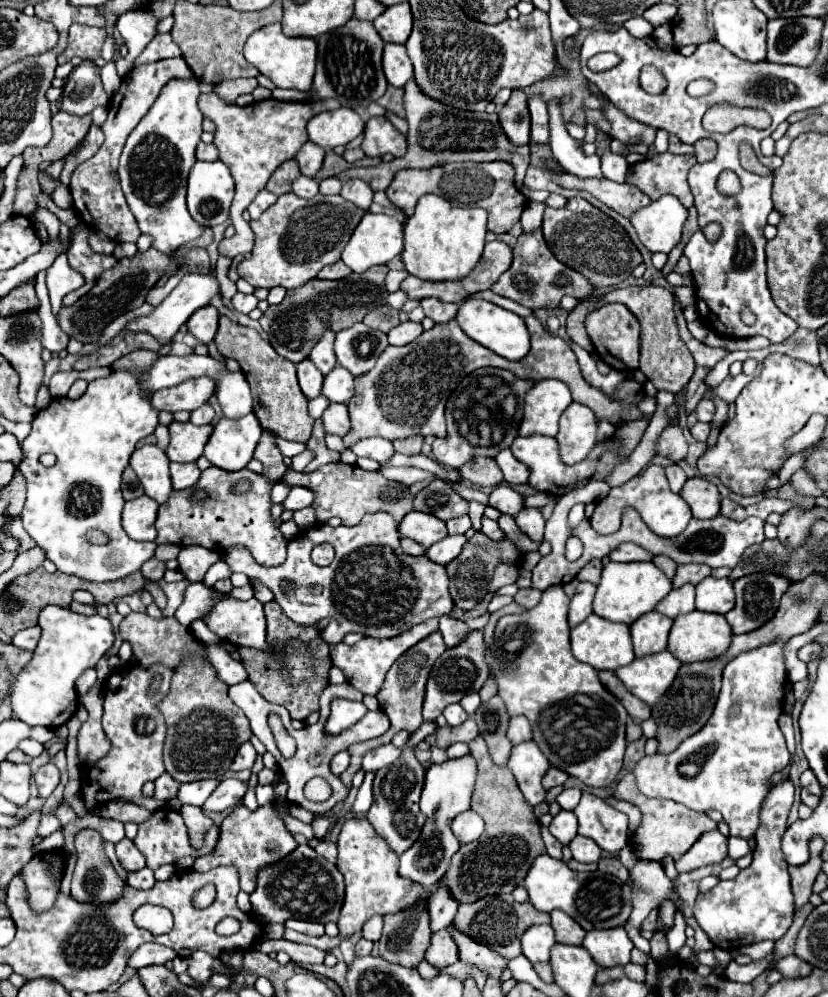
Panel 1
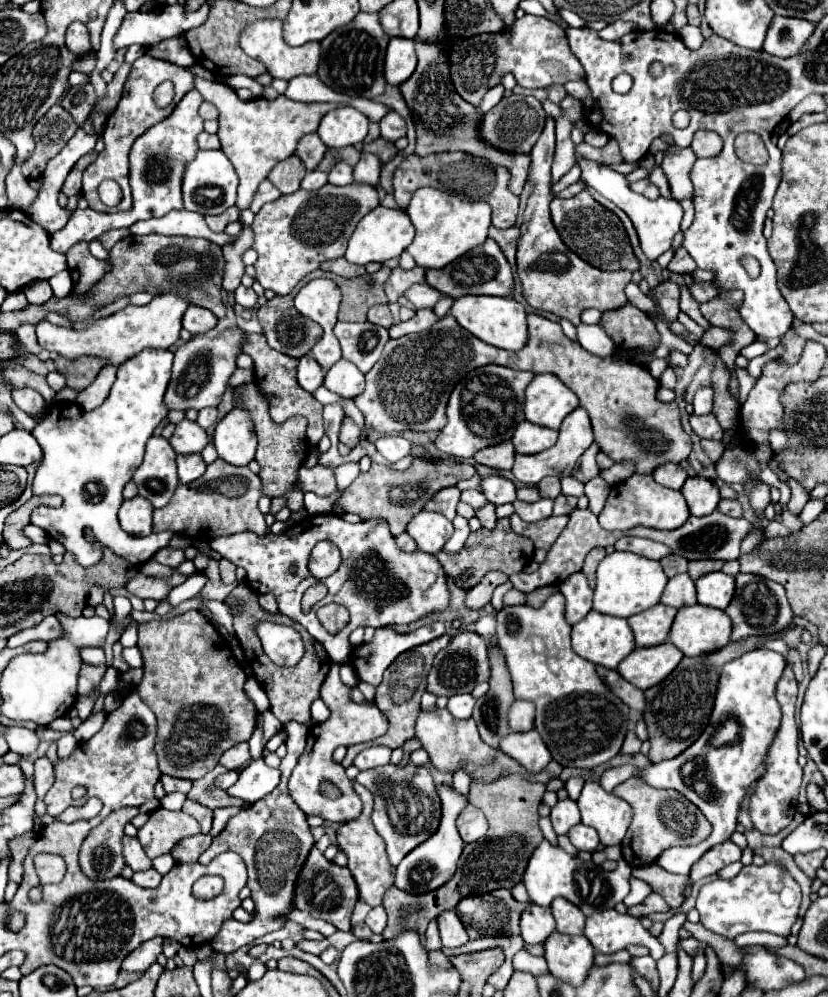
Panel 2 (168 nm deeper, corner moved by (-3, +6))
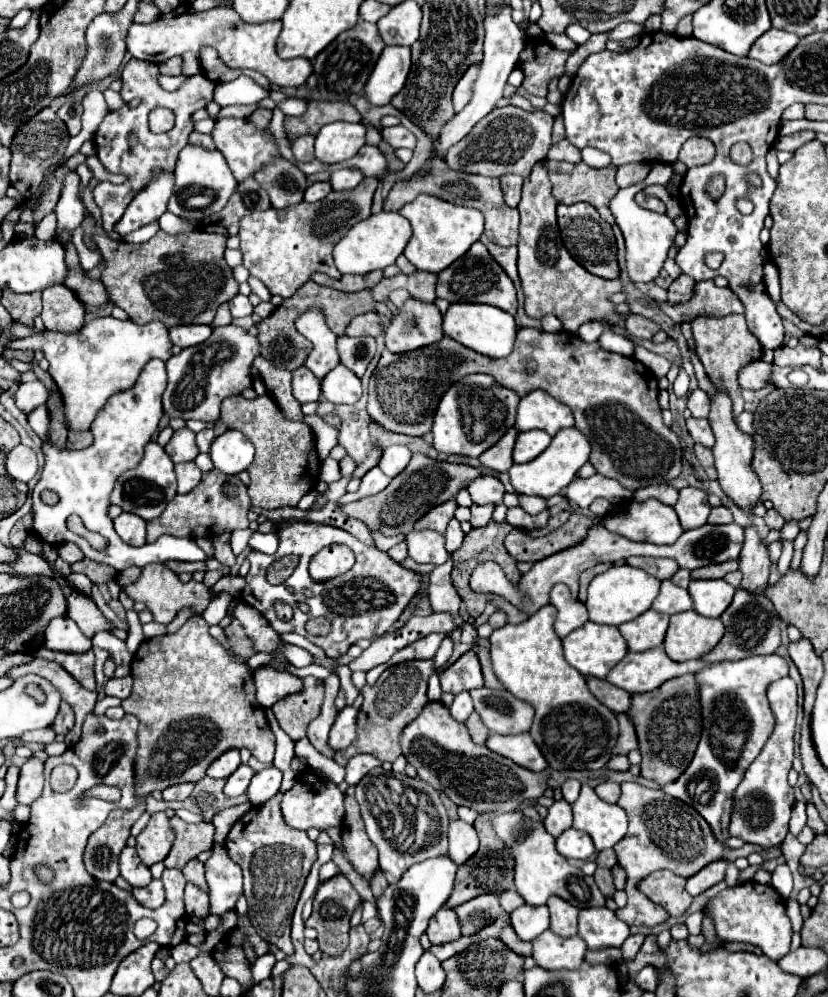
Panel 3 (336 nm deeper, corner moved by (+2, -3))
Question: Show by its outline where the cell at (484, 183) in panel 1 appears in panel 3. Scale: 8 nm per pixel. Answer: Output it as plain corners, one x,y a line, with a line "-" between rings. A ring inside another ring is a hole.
442,158
432,162
432,170
426,176
414,176
410,180
404,182
396,182
392,192
388,194
384,208
386,210
400,210
406,202
412,202
418,194
432,194
438,196
446,202
454,202
460,206
468,206
468,208
476,208
484,214
486,218
486,236
490,242
498,244
498,246
514,246
518,242
518,210
510,208
504,202
502,190
500,190
500,182
498,178
486,178
486,176
476,176
476,174
464,174
464,172
454,172
446,166
446,162

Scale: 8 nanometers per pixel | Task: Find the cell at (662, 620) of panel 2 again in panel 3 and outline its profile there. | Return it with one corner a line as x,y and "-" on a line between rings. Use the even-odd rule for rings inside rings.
650,608
638,618
622,624
620,632
630,652
644,652
664,642
666,628
668,628
668,614
658,614
656,610

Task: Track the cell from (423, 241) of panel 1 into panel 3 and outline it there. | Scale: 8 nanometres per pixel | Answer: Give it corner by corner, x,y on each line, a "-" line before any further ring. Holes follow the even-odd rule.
418,194
412,202
400,208
400,214
406,216
412,224
412,238
404,248
404,256
424,272
442,272
454,260
468,252
468,248
482,236
484,232
484,216
482,212
466,206
456,206
446,200
440,200
430,194

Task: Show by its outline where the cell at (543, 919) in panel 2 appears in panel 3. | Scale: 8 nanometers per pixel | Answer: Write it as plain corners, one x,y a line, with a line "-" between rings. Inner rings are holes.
524,904
510,914
510,922
522,940
534,940
548,930
548,908

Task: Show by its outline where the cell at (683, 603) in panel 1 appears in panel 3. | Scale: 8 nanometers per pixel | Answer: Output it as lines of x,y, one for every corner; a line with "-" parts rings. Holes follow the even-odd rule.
666,580
660,586
660,594
654,600
652,608
658,612
664,612
664,614
678,614
678,612
686,612
692,608
692,598
690,598
688,590

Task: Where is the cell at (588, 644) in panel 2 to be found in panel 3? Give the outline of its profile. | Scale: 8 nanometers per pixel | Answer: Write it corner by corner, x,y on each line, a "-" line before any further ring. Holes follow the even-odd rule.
586,622
564,640
564,658
584,676
604,678
628,652
626,640
616,626

